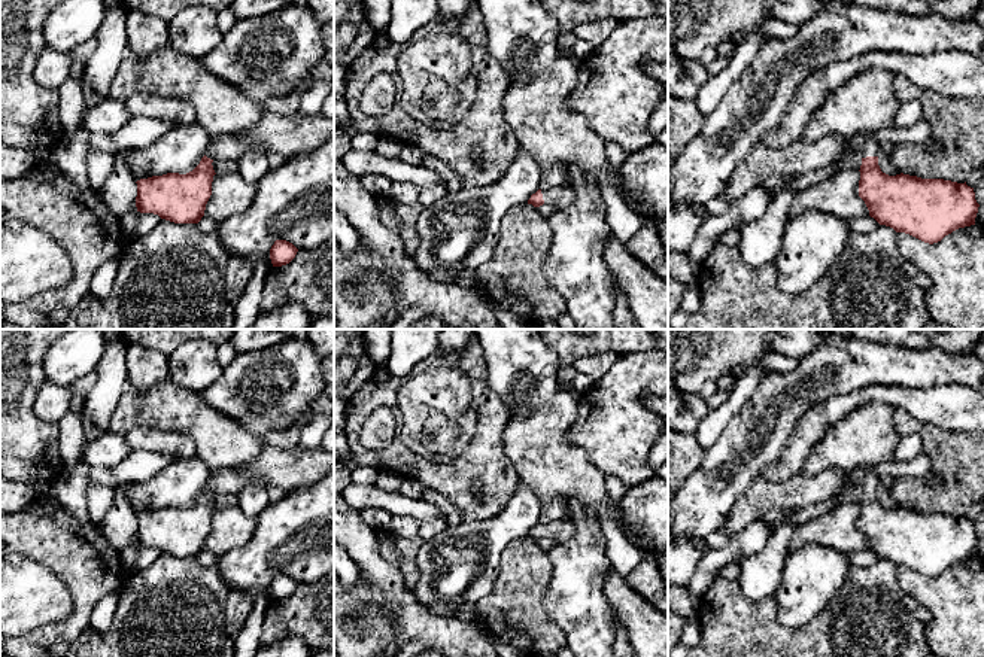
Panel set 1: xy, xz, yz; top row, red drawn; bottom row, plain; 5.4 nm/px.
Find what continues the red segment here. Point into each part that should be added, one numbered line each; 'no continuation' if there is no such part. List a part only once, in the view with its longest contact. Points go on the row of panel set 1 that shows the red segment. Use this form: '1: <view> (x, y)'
1: yz (871, 148)

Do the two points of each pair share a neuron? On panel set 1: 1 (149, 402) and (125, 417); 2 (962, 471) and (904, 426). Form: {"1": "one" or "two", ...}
{"1": "one", "2": "one"}

